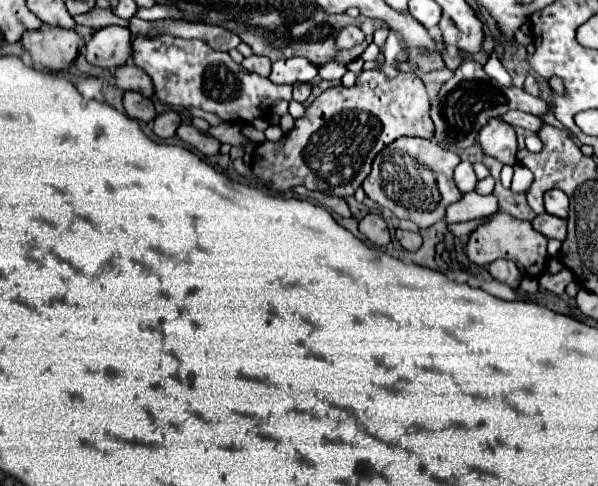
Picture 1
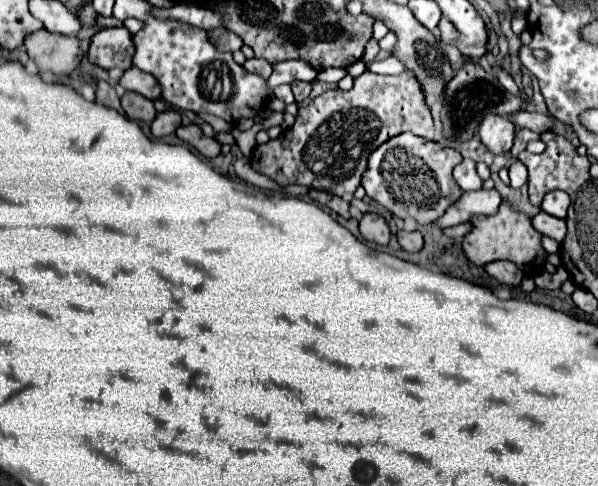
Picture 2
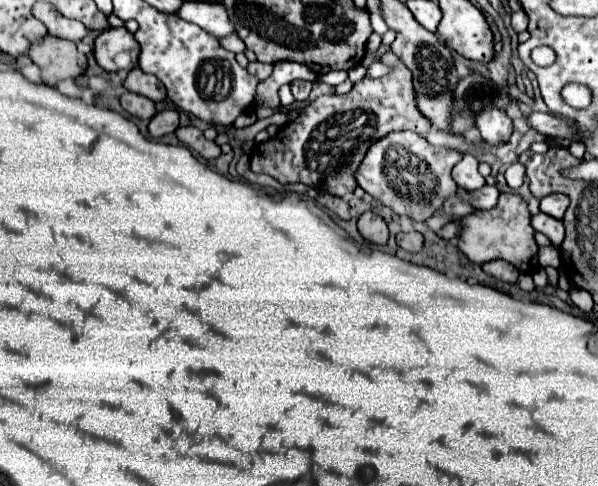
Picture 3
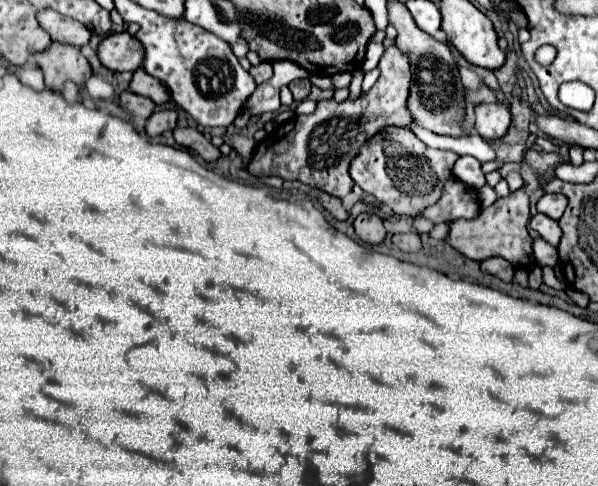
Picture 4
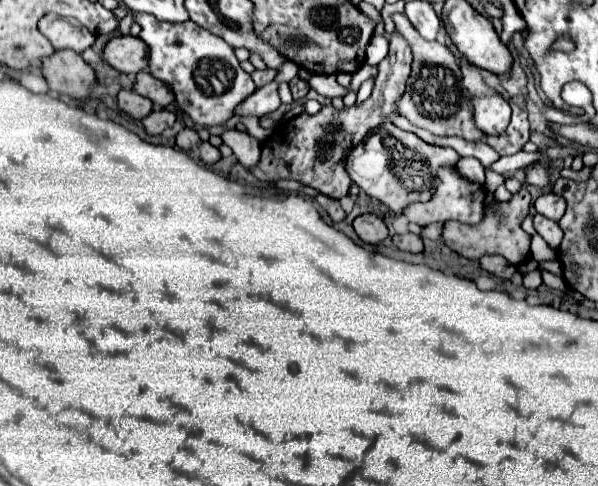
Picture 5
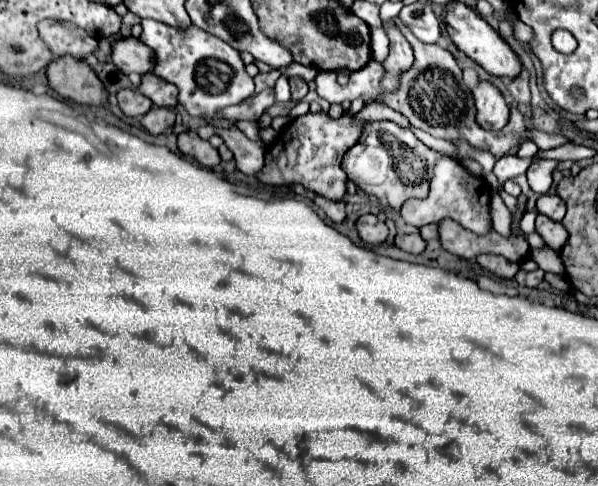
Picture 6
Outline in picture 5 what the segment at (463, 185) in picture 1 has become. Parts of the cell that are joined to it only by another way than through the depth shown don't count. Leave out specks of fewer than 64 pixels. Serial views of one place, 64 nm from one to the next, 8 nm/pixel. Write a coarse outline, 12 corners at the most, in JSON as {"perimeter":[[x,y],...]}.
{"perimeter":[[460,158],[456,172],[484,184],[484,166],[476,158]]}

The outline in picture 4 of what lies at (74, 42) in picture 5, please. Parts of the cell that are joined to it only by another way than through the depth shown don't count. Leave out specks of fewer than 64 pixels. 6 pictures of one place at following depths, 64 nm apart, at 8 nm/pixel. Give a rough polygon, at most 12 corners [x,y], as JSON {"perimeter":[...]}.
{"perimeter":[[56,10],[36,14],[40,26],[56,42],[80,48],[90,30]]}

